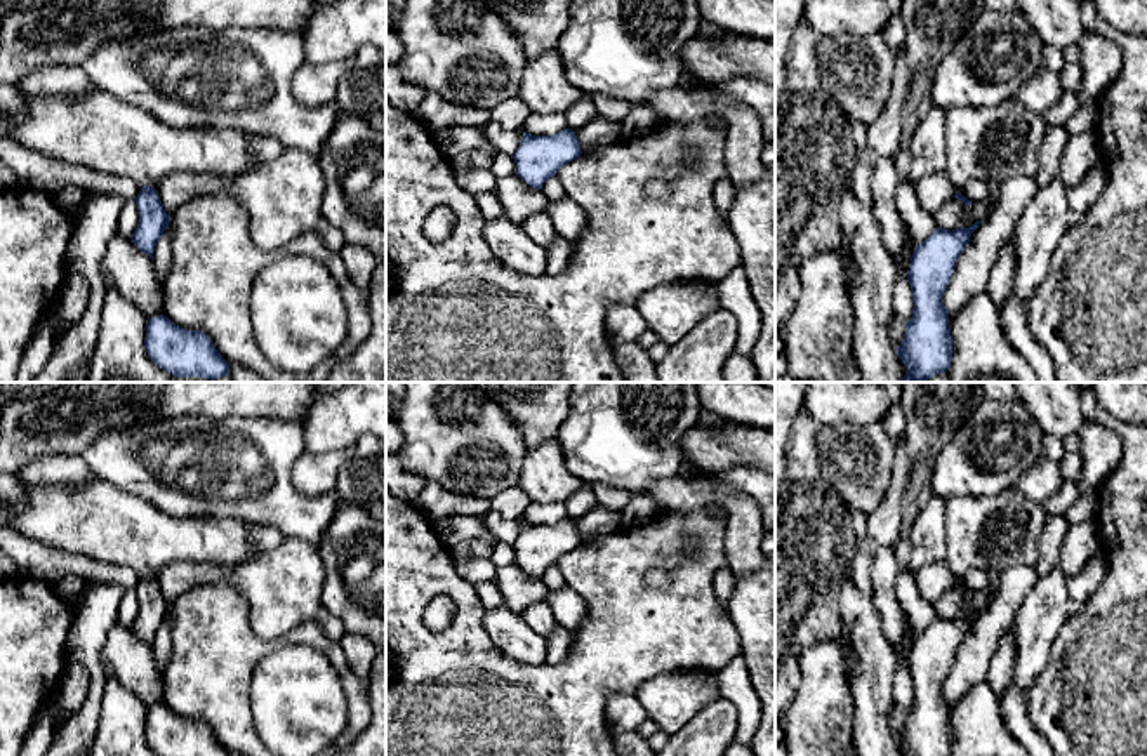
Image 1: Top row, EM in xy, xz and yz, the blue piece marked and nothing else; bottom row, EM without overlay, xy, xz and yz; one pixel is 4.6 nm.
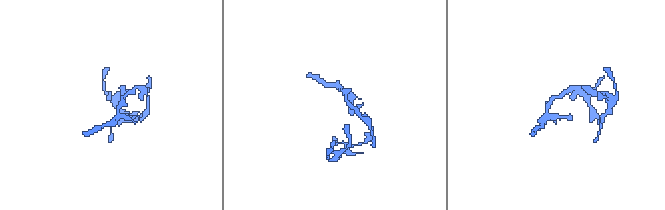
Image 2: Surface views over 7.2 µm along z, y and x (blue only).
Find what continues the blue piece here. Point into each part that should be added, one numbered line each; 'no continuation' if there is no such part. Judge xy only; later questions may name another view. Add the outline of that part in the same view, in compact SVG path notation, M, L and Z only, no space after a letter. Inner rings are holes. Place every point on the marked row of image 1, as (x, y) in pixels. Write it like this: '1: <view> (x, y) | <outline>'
1: xy (96, 131) | M104 90L26 96L26 116L10 139L49 158L125 176L153 188L174 172L242 177L252 163L249 136L236 129L169 127Z

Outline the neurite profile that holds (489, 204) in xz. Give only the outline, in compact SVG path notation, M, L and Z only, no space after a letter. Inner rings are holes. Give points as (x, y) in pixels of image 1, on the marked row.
M495 193L476 195L474 200L481 210L483 221L502 216L502 205Z

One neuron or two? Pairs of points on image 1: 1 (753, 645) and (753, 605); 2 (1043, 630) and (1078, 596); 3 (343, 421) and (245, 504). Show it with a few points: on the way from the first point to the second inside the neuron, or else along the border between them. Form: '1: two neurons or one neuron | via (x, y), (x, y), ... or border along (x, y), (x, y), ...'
1: one neuron | via (753, 635), (753, 616)
2: two neurons | border along (1067, 577), (1067, 598), (1074, 609)
3: two neurons | border along (301, 424), (301, 438), (306, 450)

